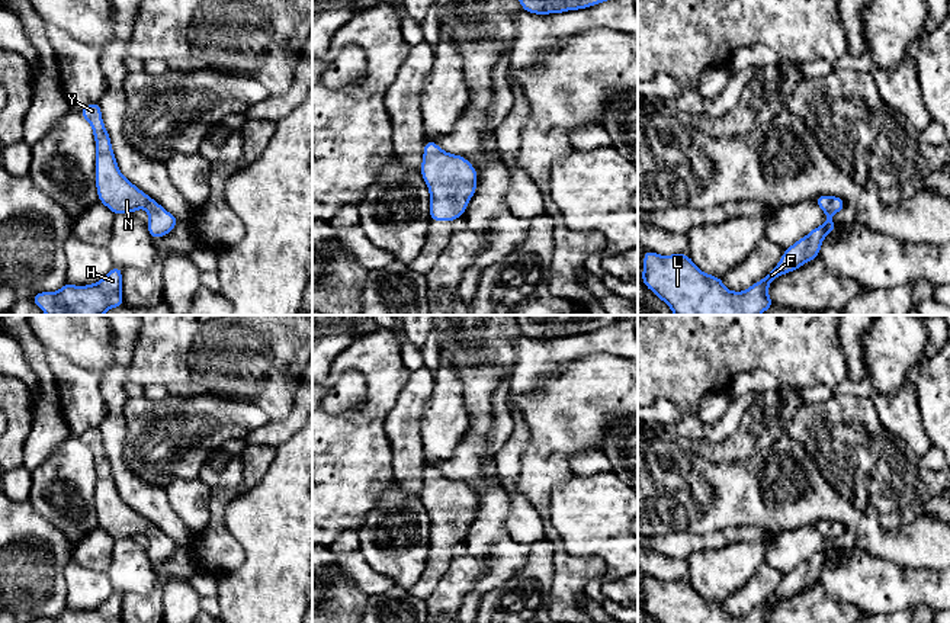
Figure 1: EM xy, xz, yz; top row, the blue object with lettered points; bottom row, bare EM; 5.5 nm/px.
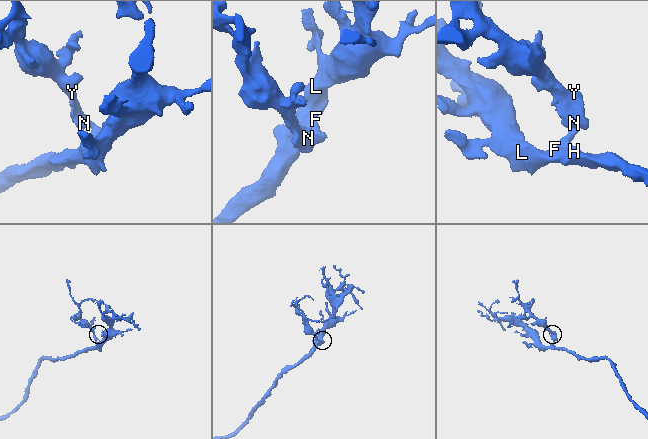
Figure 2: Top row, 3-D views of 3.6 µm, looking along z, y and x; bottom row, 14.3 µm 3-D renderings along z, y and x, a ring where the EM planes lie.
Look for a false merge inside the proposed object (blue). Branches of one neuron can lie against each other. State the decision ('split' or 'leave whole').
leave whole

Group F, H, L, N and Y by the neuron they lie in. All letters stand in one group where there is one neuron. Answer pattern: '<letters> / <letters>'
F H L N Y

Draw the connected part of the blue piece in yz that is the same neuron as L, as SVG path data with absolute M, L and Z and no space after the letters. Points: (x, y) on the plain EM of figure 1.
M821 520L813 526L827 540L827 547L784 575L777 591L742 617L728 616L720 603L699 595L687 579L659 581L651 575L644 579L642 607L658 623L770 623L768 611L780 600L790 598L819 582L824 563L838 552L829 545L845 533L838 521Z

